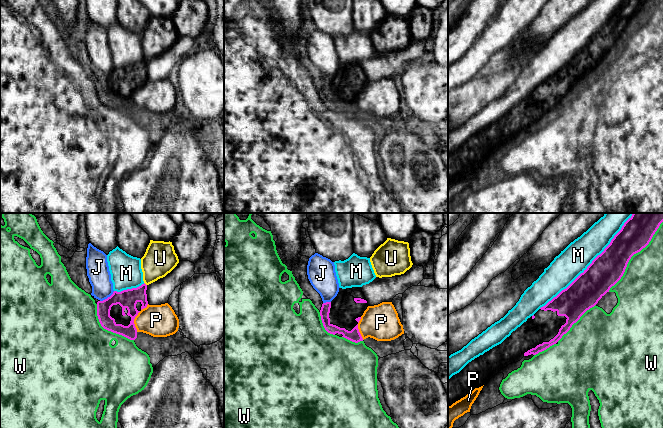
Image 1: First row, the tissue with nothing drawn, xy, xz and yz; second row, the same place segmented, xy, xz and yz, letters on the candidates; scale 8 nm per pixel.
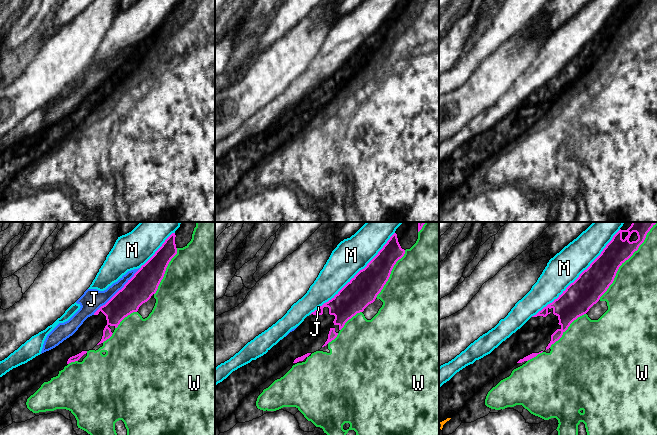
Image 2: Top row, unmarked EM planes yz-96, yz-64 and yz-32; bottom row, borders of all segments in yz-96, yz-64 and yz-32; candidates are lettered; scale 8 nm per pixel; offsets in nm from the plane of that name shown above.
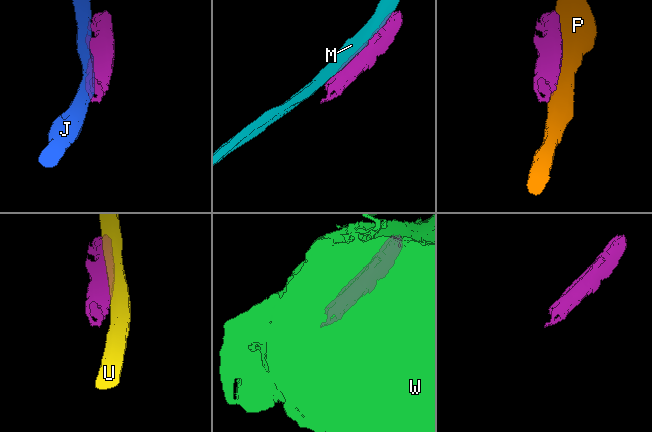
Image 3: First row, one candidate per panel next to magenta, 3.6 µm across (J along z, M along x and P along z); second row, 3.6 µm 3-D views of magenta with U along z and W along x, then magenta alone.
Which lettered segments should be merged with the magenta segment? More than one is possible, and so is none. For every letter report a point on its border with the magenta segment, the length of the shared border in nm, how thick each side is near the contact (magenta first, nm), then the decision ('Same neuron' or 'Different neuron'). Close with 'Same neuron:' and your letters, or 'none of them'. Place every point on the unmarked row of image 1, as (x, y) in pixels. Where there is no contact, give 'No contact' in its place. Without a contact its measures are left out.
J: Touches magenta at xy (108, 73). Shared border 150 nm. Thickness 150 nm (magenta) against 180 nm. Different neuron
M: Touches magenta at yz (584, 46). Shared border 950 nm. Thickness 260 nm (magenta) against 240 nm. Different neuron
P: Touches magenta at xy (135, 92). Shared border 240 nm. Thickness 150 nm (magenta) against 260 nm. Different neuron
U: Touches magenta at xy (145, 60). Shared border 40 nm. Thickness 150 nm (magenta) against 260 nm. Different neuron
W: Touches magenta at yz (632, 31). Shared border 700 nm. Thickness 260 nm (magenta) against 340 nm. Different neuron
Same neuron: none of them

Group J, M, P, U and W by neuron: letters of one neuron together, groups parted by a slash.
J / M / P / U / W

